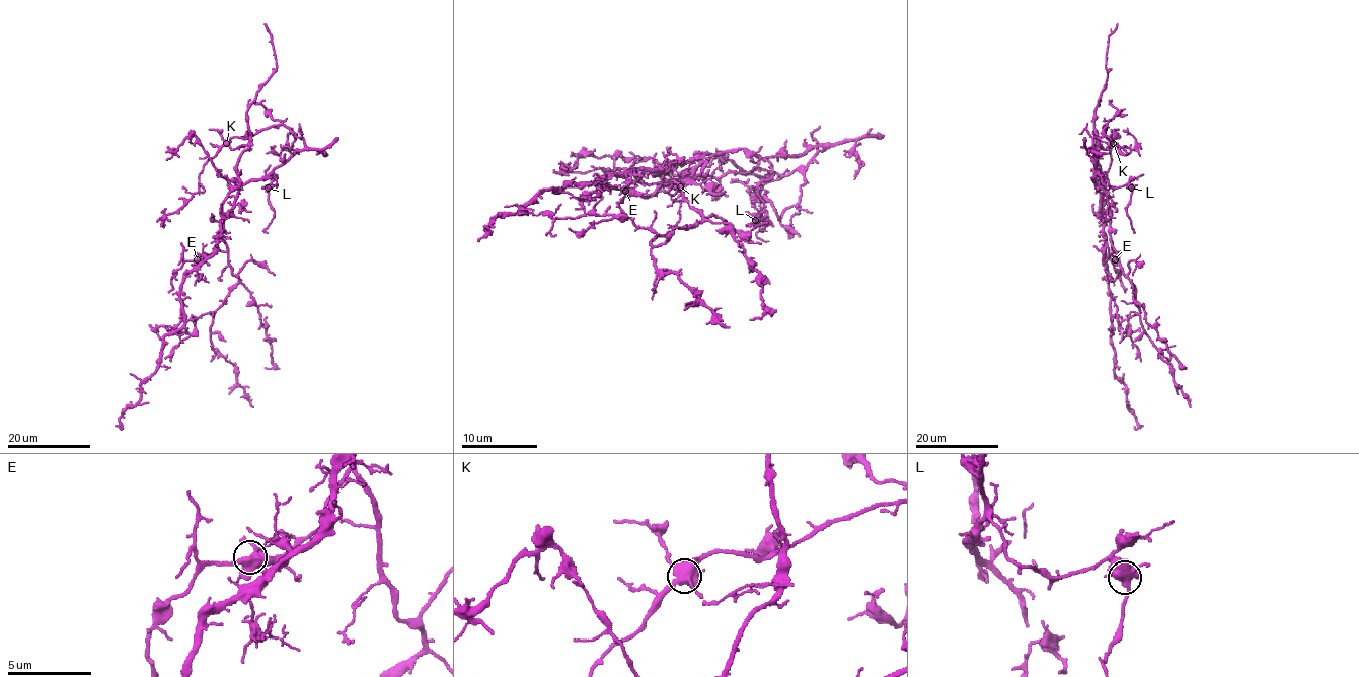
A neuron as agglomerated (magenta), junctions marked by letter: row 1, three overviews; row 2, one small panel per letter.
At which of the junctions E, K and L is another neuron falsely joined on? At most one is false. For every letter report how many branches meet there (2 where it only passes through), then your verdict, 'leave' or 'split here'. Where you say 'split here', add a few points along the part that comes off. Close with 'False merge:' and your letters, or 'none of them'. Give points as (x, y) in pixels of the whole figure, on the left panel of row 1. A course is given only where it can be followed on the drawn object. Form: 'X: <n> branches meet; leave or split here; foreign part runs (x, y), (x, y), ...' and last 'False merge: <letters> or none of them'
E: 6 branches meet; split here; foreign part runs (196, 259), (214, 252), (222, 202), (238, 184), (237, 159), (247, 148), (246, 109), (276, 69), (265, 23)
K: 6 branches meet; leave
L: 5 branches meet; leave
False merge: E

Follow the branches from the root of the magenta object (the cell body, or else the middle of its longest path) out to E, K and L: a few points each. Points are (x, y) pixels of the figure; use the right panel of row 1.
E: (1105, 236), (1104, 256), (1111, 254), (1115, 259)
K: (1105, 236), (1100, 193), (1095, 181), (1093, 154), (1097, 145), (1105, 149), (1113, 143)
L: (1105, 236), (1100, 193), (1091, 179), (1098, 173), (1105, 184), (1118, 187), (1127, 183), (1131, 187)

